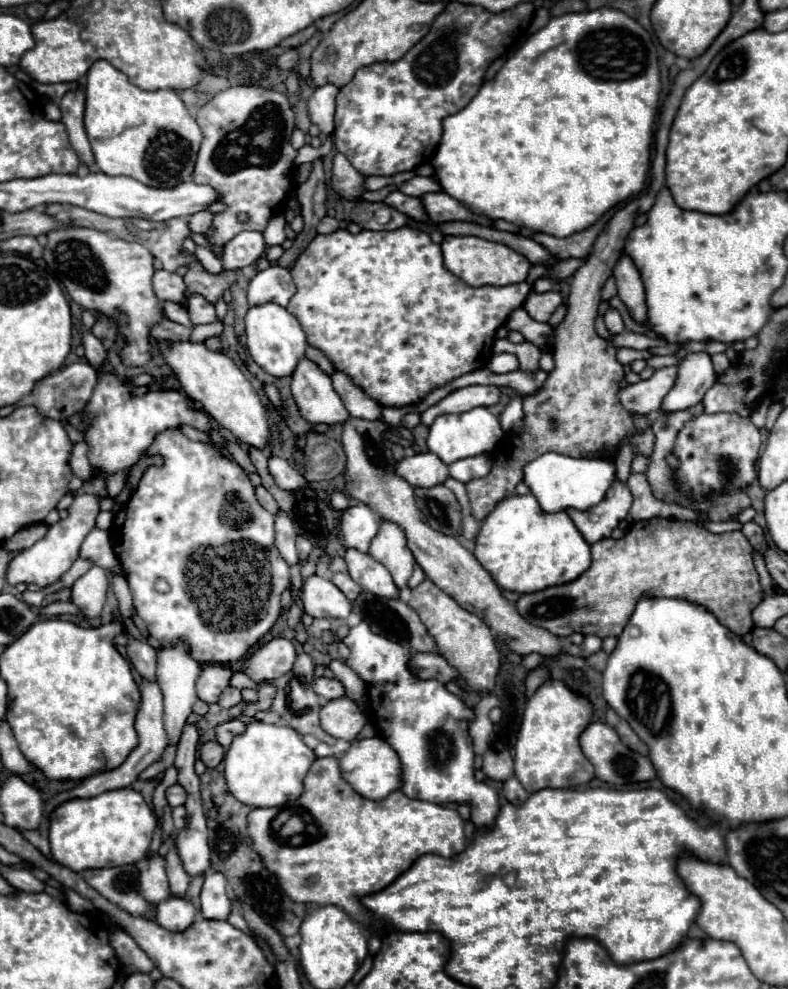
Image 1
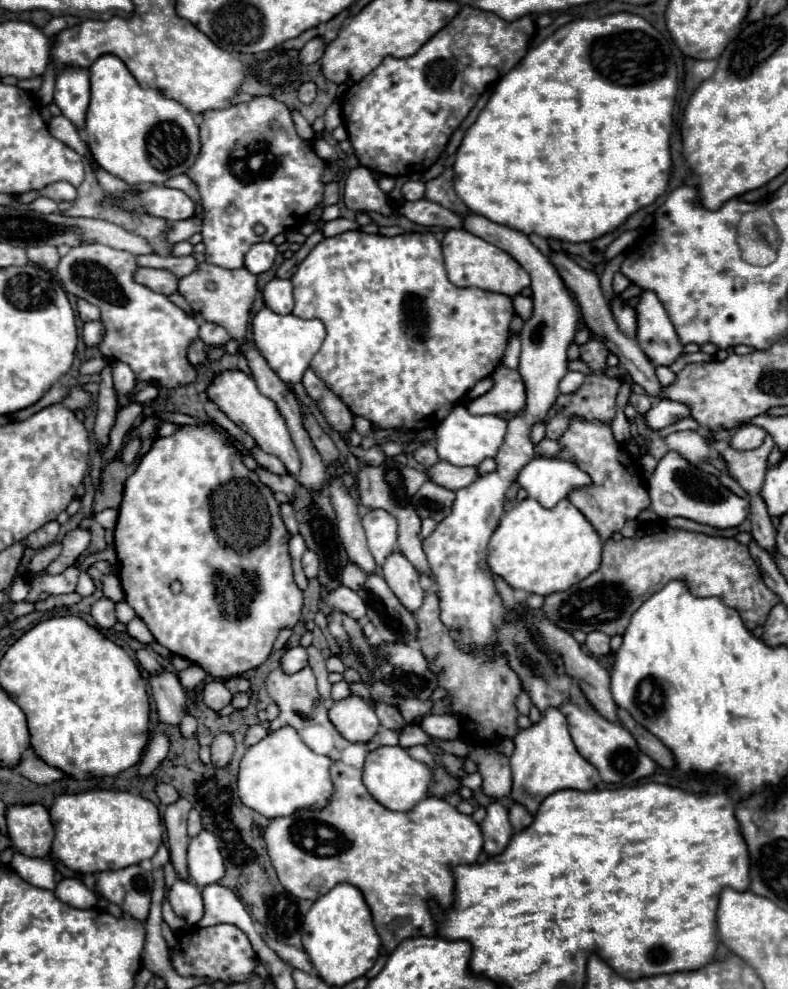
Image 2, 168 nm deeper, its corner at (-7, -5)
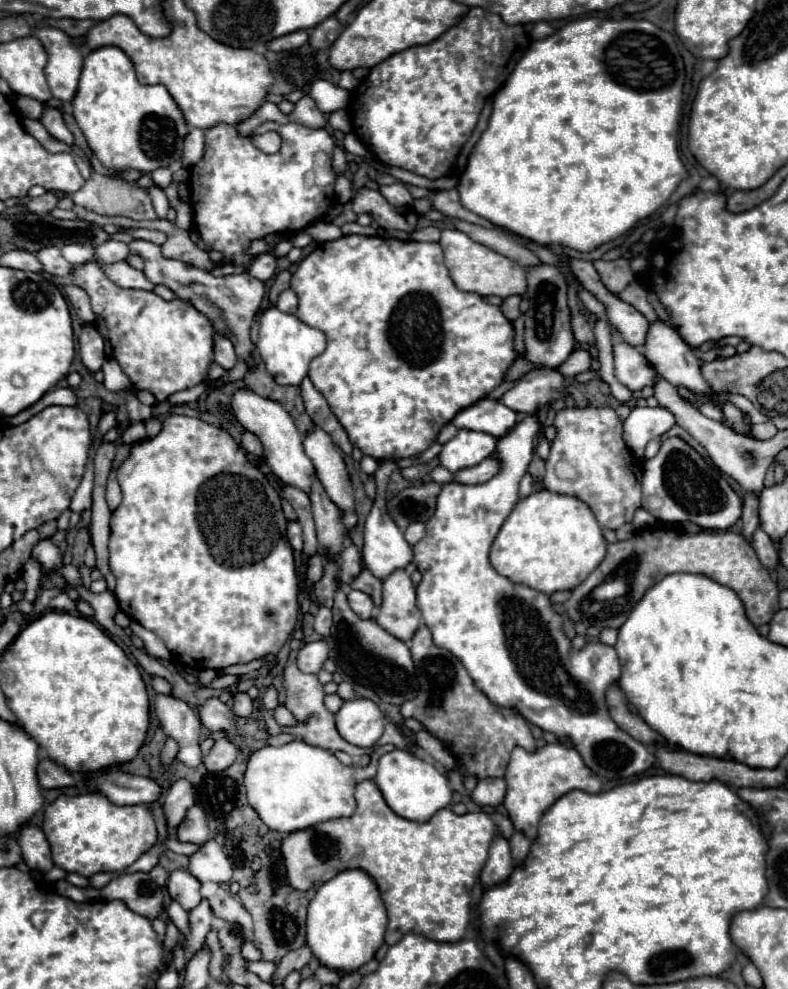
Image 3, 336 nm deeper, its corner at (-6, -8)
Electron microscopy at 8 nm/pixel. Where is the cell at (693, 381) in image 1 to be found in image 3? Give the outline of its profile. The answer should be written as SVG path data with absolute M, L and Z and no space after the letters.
M634 407L624 421L624 441L636 459L644 459L646 443L662 437L674 423L674 415L664 407Z

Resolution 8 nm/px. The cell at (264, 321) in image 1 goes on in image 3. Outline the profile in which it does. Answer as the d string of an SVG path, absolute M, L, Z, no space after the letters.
M276 307L264 311L260 321L260 337L258 337L258 353L266 365L266 371L274 377L280 385L300 385L300 381L308 373L310 361L320 355L326 347L326 335L314 327L302 323L296 315L282 313Z

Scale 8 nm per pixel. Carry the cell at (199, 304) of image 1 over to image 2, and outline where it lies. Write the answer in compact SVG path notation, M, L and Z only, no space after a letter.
M203 320L201 326L199 326L199 338L207 344L207 346L221 346L221 344L227 344L229 342L229 332L225 328L221 328L219 324L213 324L213 322L207 322Z

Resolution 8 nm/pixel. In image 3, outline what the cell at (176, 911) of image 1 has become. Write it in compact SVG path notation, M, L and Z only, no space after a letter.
M176 869L168 877L168 893L174 901L178 901L186 911L194 909L200 903L200 881L182 869Z

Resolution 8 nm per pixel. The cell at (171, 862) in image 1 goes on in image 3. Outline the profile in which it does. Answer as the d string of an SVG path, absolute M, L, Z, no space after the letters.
M178 779L170 785L164 799L164 815L172 827L178 827L186 811L194 805L194 791L186 779Z

